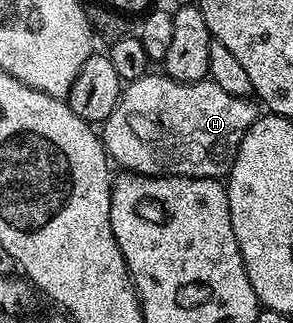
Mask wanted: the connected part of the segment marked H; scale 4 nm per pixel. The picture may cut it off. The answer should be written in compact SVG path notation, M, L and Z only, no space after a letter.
M148 71L123 88L112 115L101 122L100 136L107 158L123 170L157 174L158 148L166 145L171 170L181 170L186 161L189 176L226 179L248 127L259 115L259 106L250 97L228 95L212 80L177 81L165 72Z

